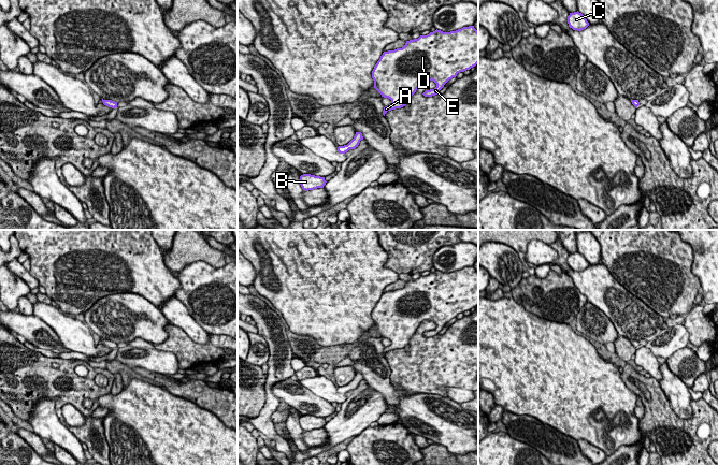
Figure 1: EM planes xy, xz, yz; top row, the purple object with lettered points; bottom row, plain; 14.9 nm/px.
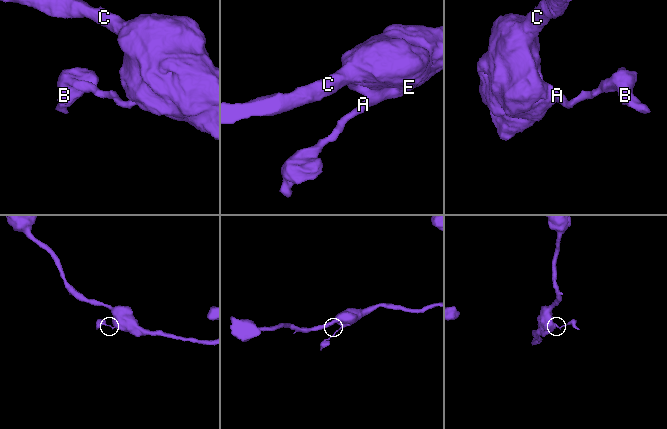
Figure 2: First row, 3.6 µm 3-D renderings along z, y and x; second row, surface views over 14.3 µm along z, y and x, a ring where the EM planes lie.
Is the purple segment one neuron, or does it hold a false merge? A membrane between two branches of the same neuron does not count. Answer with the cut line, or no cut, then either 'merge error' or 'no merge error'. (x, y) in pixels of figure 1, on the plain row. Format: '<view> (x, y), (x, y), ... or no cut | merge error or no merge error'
no cut | no merge error

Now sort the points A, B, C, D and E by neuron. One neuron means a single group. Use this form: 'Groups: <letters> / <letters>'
Groups: A B C D E

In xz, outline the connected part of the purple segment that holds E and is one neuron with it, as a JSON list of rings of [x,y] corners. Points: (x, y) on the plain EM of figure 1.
[[[474,266],[450,273],[436,270],[427,276],[406,281],[402,289],[384,292],[372,311],[374,329],[382,337],[391,340],[391,344],[384,348],[383,355],[385,357],[388,351],[405,347],[422,321],[429,320],[436,324],[434,330],[422,334],[425,337],[432,337],[437,335],[444,325],[458,314],[470,310],[477,304],[478,272]]]

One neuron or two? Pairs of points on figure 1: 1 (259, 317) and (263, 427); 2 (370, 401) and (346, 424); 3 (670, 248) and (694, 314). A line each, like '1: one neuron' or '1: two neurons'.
1: one neuron
2: one neuron
3: two neurons

